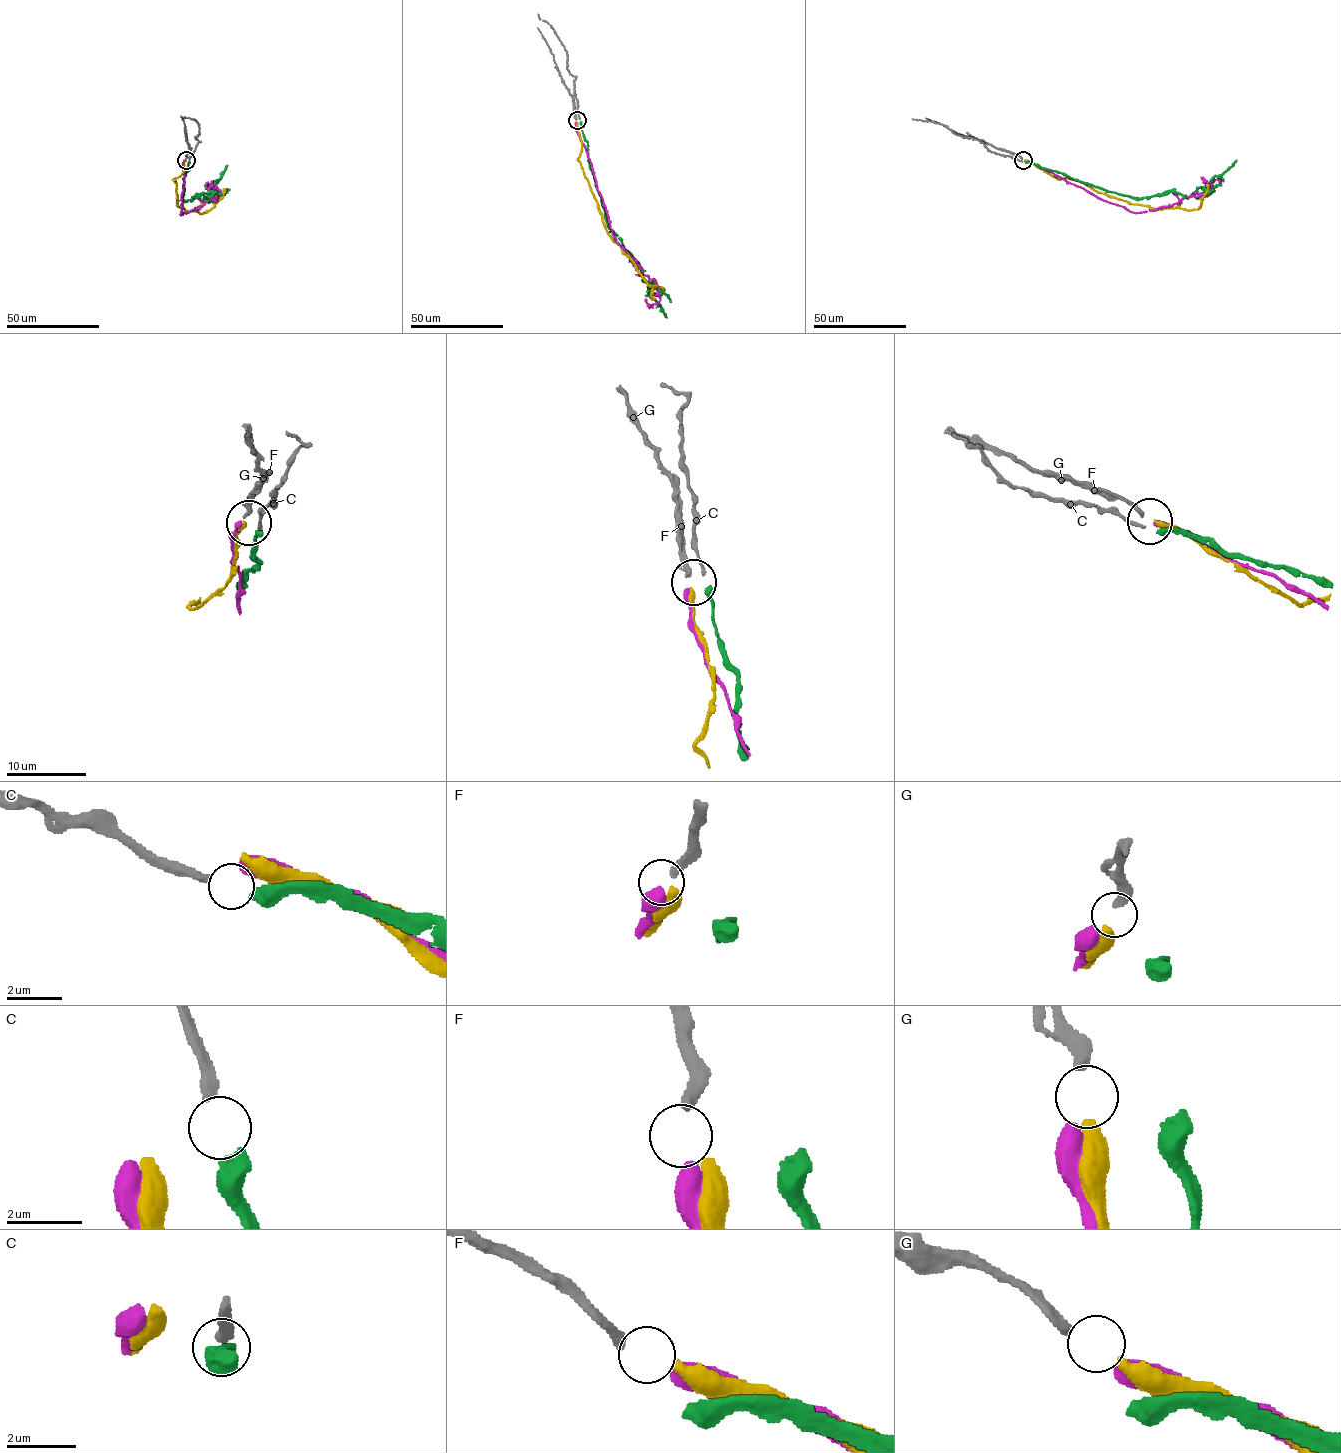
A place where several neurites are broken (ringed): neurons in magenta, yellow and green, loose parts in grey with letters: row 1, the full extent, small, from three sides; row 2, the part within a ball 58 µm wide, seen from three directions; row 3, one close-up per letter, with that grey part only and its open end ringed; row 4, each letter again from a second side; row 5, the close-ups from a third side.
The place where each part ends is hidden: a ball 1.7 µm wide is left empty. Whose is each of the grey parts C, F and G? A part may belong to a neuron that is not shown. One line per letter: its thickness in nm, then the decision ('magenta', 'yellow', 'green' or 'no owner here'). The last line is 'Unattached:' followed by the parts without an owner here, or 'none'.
C: 320 nm thick; no owner here
F: 320 nm thick; magenta
G: 320 nm thick; yellow
Unattached: C

